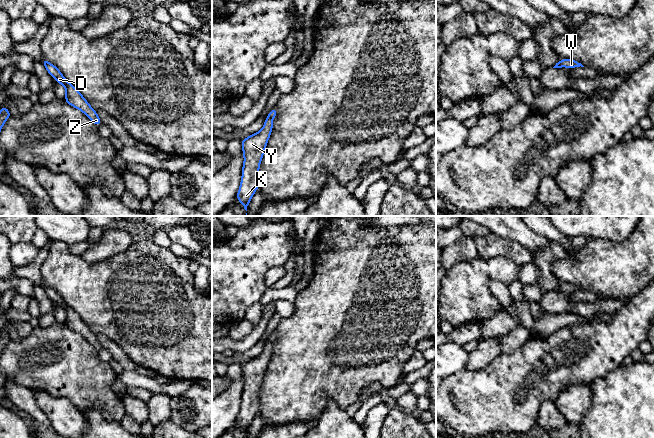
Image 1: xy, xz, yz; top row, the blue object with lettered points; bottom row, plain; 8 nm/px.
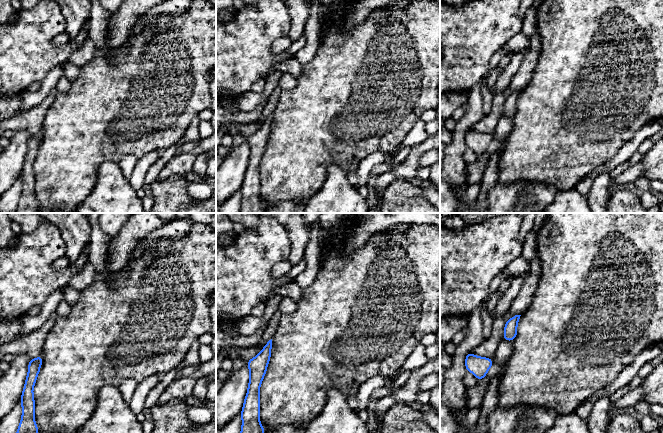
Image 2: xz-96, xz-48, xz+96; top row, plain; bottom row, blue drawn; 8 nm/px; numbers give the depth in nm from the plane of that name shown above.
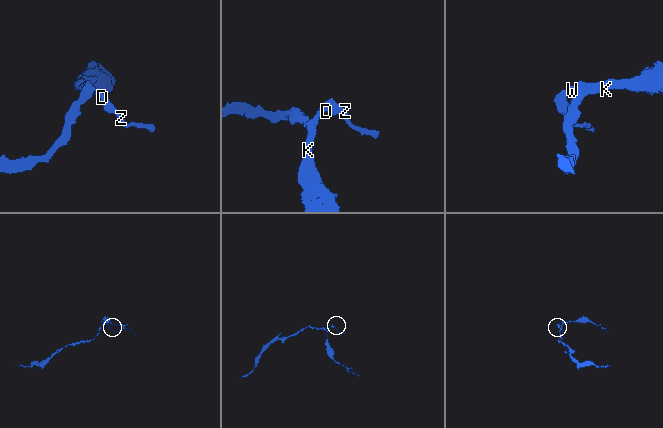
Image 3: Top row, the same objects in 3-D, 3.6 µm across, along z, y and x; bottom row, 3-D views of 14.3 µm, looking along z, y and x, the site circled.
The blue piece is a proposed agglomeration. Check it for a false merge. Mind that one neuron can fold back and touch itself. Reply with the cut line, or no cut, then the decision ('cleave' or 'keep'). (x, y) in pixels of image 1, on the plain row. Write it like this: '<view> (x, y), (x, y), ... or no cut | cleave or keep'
no cut | keep

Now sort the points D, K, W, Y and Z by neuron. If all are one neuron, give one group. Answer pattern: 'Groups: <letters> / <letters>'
Groups: D K W Y Z

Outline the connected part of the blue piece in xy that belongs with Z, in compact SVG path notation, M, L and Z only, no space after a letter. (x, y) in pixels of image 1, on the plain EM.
M43 282L41 286L45 289L49 298L65 311L66 321L64 324L66 327L82 335L96 350L101 349L102 346L98 341L97 336L89 329L81 317L64 302L59 293L45 282Z

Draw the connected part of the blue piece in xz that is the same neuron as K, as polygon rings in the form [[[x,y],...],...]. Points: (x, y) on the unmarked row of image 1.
[[[275,331],[269,336],[263,352],[241,365],[244,388],[236,422],[246,435],[251,422],[259,411],[259,390],[273,352],[272,344],[276,341],[276,338],[277,333]]]

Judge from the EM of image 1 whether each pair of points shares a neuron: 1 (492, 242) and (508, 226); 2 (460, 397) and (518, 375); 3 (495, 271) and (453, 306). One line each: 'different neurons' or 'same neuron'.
1: different neurons
2: same neuron
3: same neuron

